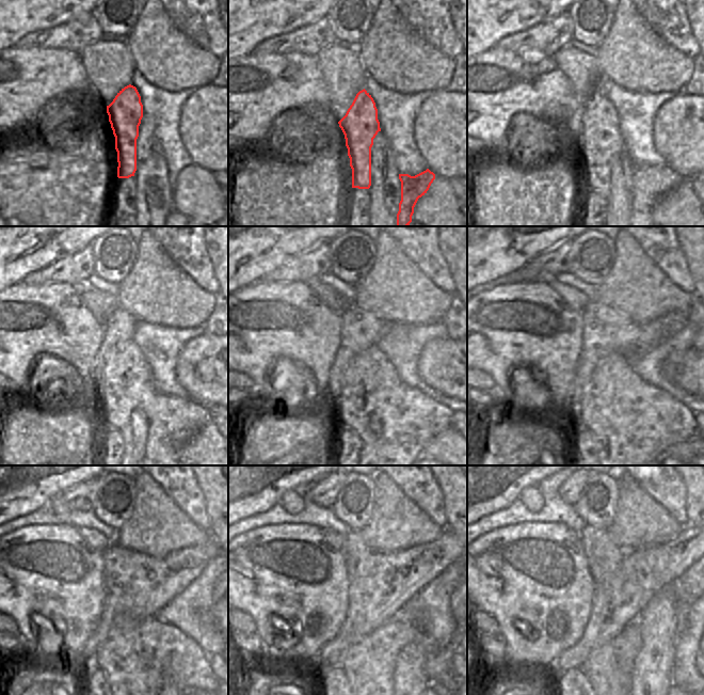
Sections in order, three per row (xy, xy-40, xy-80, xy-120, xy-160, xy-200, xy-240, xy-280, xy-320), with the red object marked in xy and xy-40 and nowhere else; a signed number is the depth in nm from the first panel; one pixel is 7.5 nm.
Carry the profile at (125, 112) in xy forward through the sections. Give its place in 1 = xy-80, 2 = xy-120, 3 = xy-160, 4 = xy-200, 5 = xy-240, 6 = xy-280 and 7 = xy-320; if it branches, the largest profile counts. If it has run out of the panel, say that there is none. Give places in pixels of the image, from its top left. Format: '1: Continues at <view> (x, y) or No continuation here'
1: Continues at xy-80 (601, 141)
2: Continues at xy-120 (127, 383)
3: Continues at xy-160 (410, 419)
4: Continues at xy-200 (634, 422)
5: Continues at xy-240 (134, 654)
6: Continues at xy-280 (369, 665)
7: Continues at xy-320 (602, 669).

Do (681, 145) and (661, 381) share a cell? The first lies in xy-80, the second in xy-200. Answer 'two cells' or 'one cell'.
two cells

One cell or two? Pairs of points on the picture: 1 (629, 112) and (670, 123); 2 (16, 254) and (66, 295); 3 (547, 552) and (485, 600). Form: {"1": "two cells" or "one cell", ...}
{"1": "two cells", "2": "two cells", "3": "one cell"}

